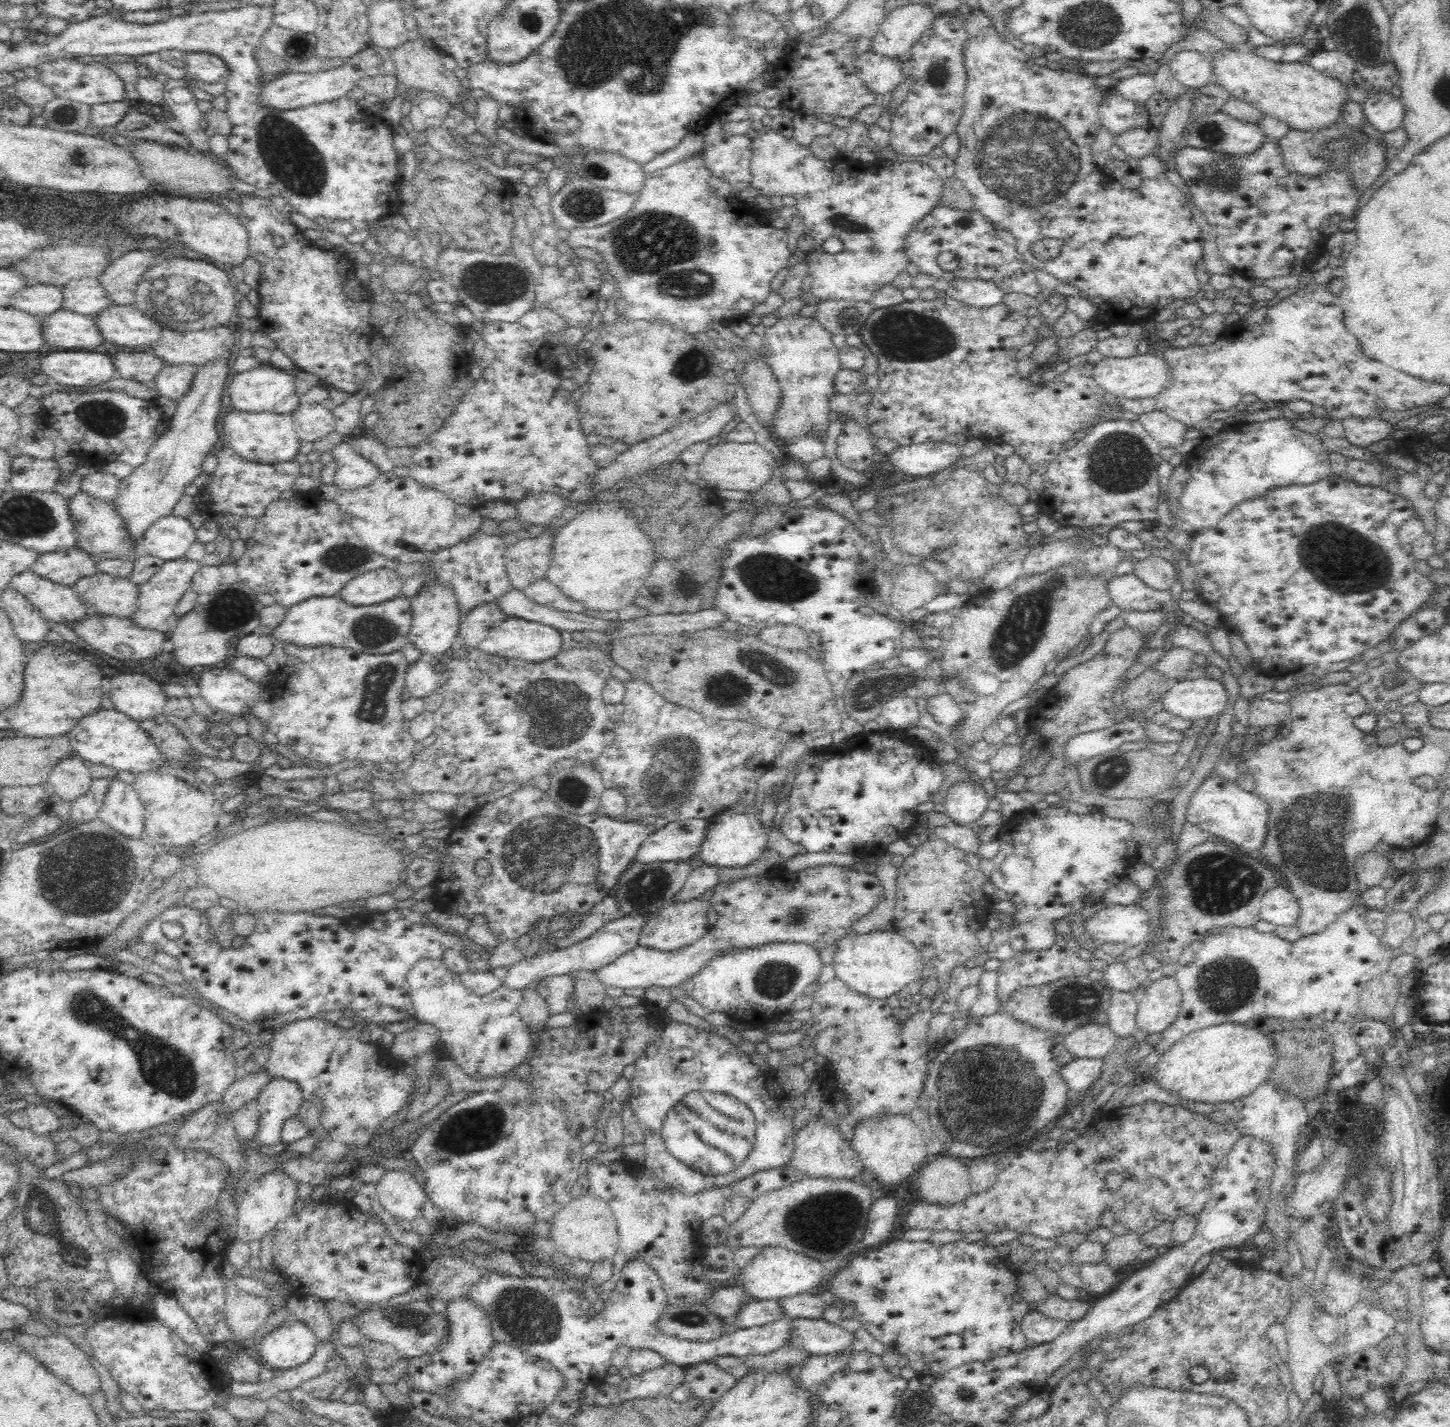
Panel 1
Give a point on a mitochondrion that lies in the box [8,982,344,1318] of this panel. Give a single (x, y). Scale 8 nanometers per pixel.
(168, 1070)

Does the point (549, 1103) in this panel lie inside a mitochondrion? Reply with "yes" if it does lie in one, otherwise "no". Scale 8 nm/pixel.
no

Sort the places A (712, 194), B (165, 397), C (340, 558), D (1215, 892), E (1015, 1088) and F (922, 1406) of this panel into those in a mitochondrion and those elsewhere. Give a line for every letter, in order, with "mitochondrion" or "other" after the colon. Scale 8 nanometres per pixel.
A: other
B: other
C: mitochondrion
D: mitochondrion
E: mitochondrion
F: mitochondrion

